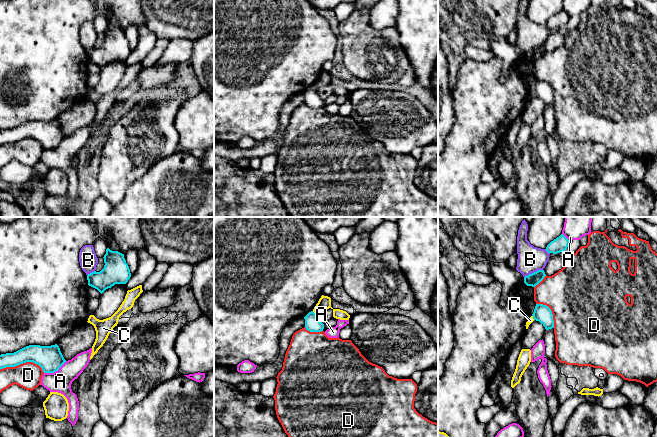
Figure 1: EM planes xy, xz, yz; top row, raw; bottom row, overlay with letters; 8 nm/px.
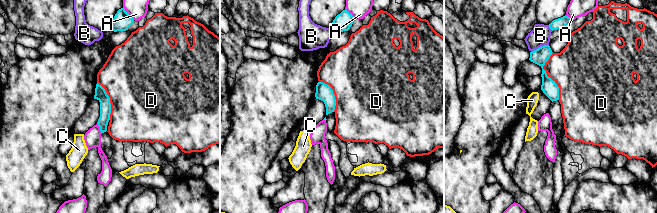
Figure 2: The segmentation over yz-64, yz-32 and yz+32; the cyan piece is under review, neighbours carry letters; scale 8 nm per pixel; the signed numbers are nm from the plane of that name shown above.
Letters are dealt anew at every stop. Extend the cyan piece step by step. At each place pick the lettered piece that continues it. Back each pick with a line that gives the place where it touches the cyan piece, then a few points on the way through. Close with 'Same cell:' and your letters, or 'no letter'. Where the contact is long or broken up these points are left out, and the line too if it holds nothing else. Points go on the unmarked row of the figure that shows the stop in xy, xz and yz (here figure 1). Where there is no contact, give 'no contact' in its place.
Same cell: no letter

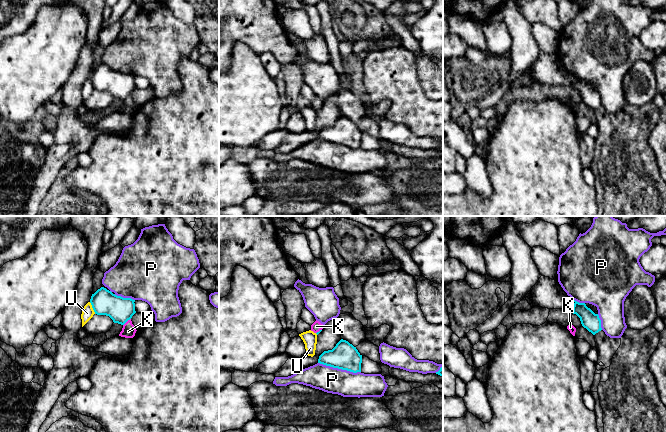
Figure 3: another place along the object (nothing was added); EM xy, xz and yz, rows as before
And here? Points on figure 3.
K: xy (126, 97)
Same cell: K

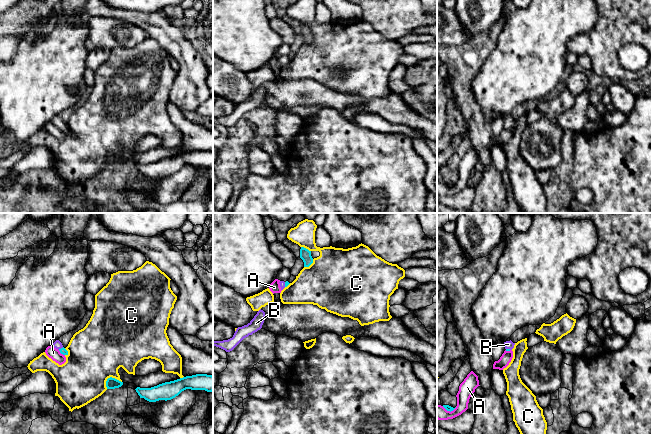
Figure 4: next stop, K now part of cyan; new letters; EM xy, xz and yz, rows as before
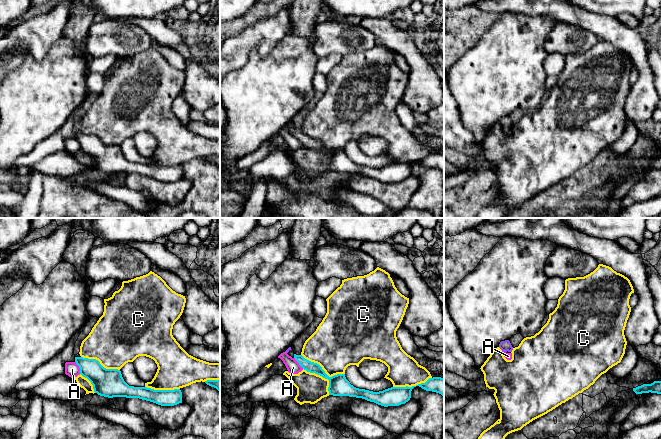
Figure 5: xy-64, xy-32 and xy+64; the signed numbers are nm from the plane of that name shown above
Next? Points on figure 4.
B: xy (61, 124) | across xy (63, 127), (61, 124), (57, 120)
Same cell: B

